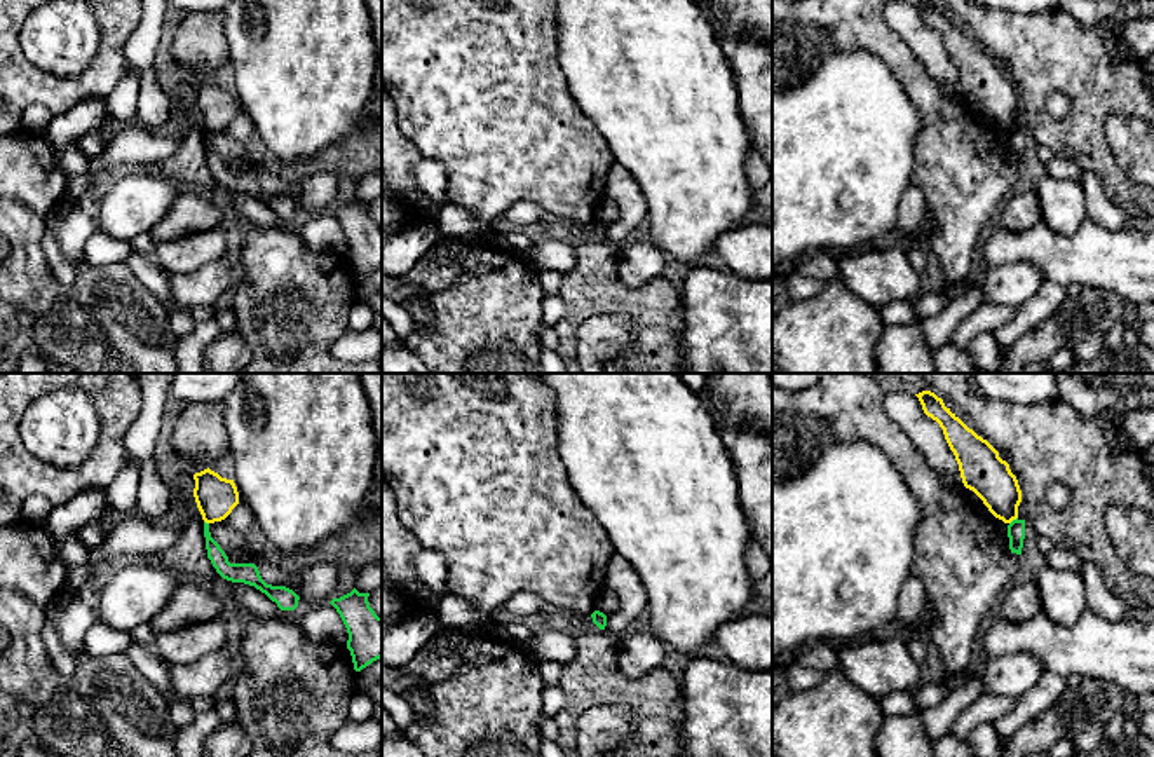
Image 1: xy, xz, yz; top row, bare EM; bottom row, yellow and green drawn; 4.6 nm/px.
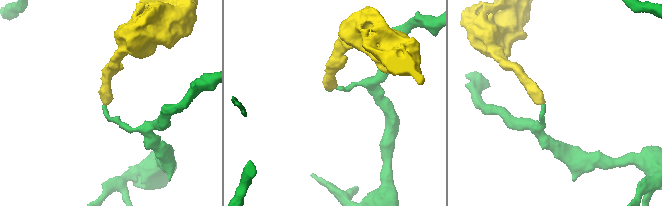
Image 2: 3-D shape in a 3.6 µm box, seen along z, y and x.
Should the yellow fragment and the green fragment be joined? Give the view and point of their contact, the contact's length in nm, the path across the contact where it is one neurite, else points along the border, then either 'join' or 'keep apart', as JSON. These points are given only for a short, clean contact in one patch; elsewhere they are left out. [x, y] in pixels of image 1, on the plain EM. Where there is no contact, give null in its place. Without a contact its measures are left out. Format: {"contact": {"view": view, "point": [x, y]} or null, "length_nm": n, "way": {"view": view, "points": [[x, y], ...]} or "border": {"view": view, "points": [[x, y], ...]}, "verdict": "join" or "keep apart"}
{"contact": {"view": "yz", "point": [1013, 128]}, "length_nm": 50, "border": {"view": "yz", "points": [[1017, 126], [1010, 133]]}, "verdict": "keep apart"}

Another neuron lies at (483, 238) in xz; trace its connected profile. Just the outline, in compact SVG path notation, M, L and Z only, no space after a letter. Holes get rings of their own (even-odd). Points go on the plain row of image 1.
M479 230L472 235L448 237L441 239L431 251L427 251L424 258L431 258L434 255L457 255L469 248L497 248L495 234L492 230Z

